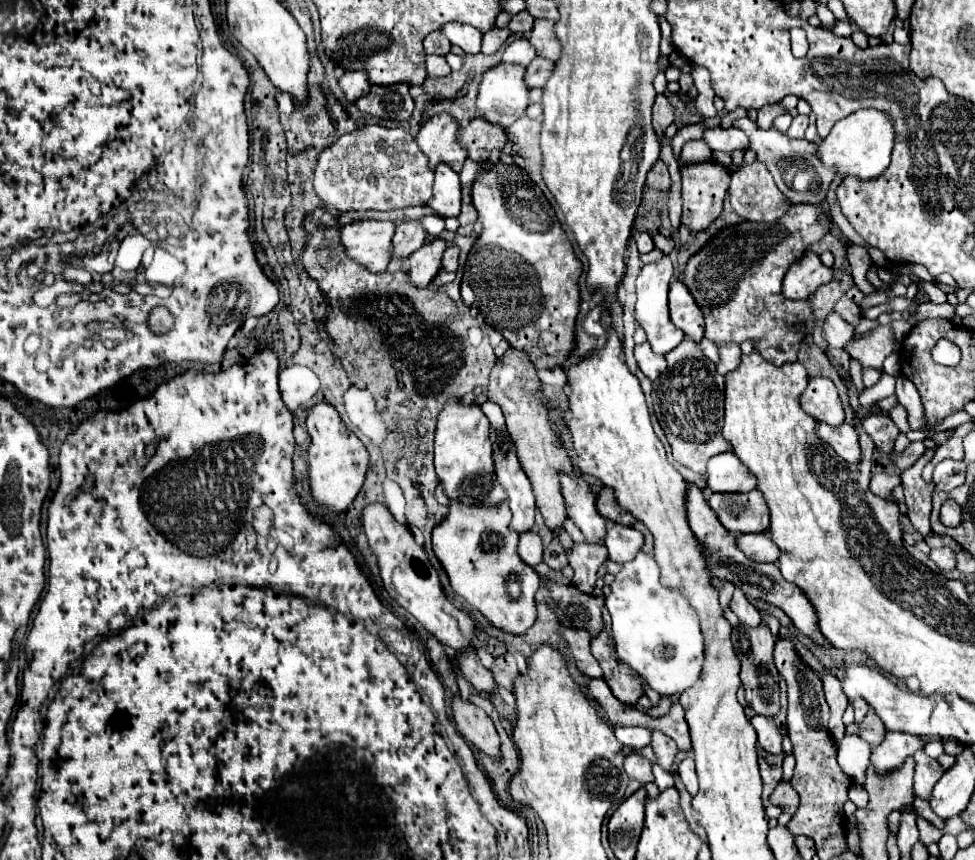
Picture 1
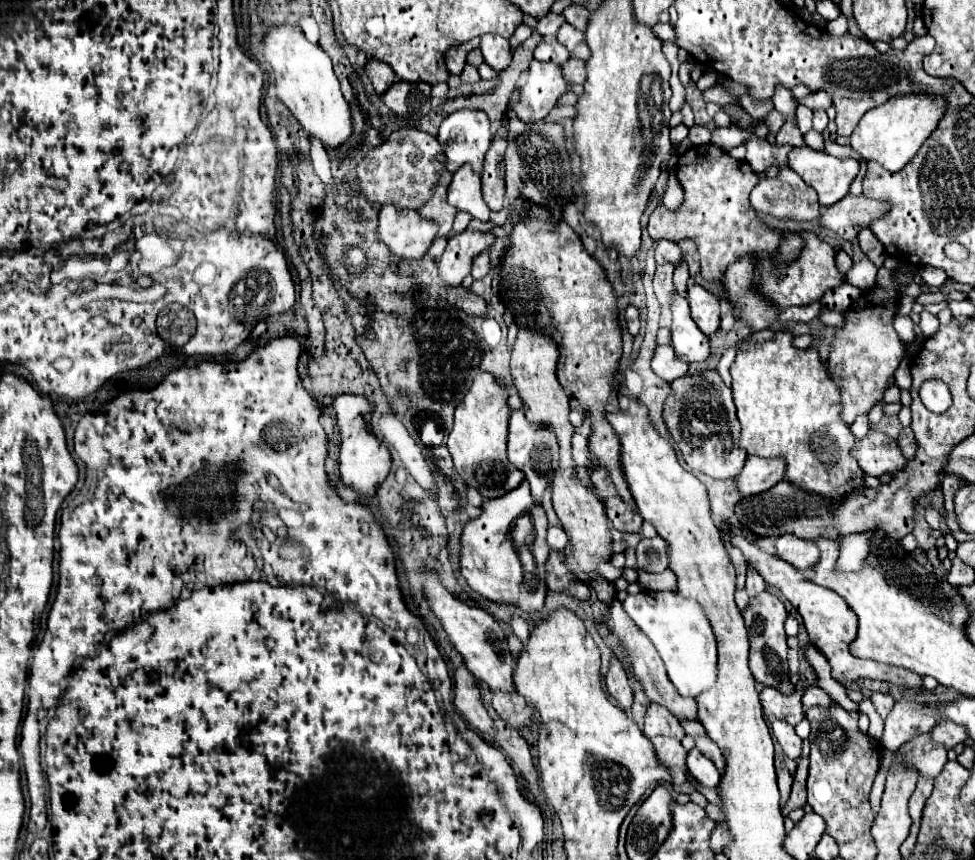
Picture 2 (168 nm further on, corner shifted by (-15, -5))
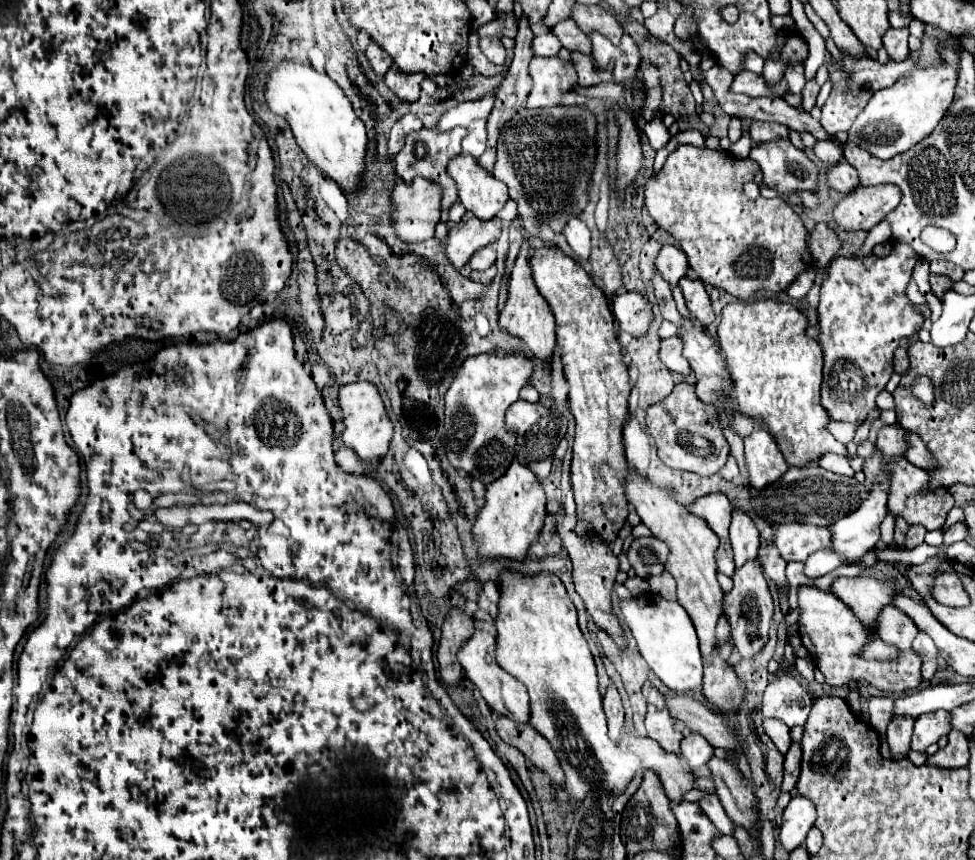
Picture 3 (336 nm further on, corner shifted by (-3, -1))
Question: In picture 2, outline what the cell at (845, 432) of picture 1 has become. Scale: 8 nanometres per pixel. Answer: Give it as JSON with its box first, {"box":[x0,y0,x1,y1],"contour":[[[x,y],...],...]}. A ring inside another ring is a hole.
{"box":[851,431,907,477],"contour":[[[869,431],[865,439],[857,441],[857,447],[851,453],[859,459],[861,469],[873,477],[875,473],[893,475],[907,465],[907,459],[901,453],[897,455],[897,441],[879,431]]]}

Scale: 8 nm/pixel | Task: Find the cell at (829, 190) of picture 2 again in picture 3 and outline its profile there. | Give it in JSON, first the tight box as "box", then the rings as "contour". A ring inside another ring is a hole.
{"box":[827,159,859,193],"contour":[[[843,159],[843,161],[835,163],[829,169],[827,185],[829,185],[829,189],[841,191],[841,193],[849,193],[849,189],[855,189],[859,185],[859,177],[857,177],[855,169]]]}

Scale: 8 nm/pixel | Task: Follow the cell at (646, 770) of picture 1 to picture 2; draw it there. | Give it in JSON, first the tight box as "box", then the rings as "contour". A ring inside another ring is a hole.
{"box":[653,737,689,785],"contour":[[[655,737],[653,743],[655,743],[655,751],[657,751],[659,761],[671,769],[675,785],[685,783],[689,779],[687,765],[685,765],[687,751],[681,745],[681,741],[679,739],[667,739],[667,737]]]}

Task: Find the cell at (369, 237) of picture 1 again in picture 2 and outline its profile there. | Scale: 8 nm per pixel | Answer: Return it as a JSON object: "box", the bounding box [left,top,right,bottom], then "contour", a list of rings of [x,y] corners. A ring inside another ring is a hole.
{"box":[377,205,435,259],"contour":[[[383,205],[377,233],[393,255],[421,259],[435,239],[435,223],[419,217],[419,211],[415,209],[397,211],[393,205]]]}

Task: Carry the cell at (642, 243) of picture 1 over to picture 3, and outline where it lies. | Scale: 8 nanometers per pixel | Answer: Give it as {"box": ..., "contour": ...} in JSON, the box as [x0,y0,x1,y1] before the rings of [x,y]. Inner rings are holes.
{"box":[655,245,689,285],"contour":[[[663,245],[655,259],[655,267],[663,275],[663,279],[667,279],[671,285],[677,285],[689,265],[687,265],[687,257],[681,249],[677,249],[673,245]]]}

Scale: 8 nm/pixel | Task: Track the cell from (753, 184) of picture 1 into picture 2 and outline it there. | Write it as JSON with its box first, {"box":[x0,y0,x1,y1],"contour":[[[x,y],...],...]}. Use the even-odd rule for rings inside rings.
{"box":[751,167,821,221],"contour":[[[781,167],[781,173],[777,179],[761,179],[751,191],[751,205],[755,207],[757,213],[763,213],[763,215],[771,213],[779,219],[789,217],[795,221],[811,221],[811,219],[819,217],[819,209],[821,209],[815,189],[811,185],[807,185],[789,167]]]}

